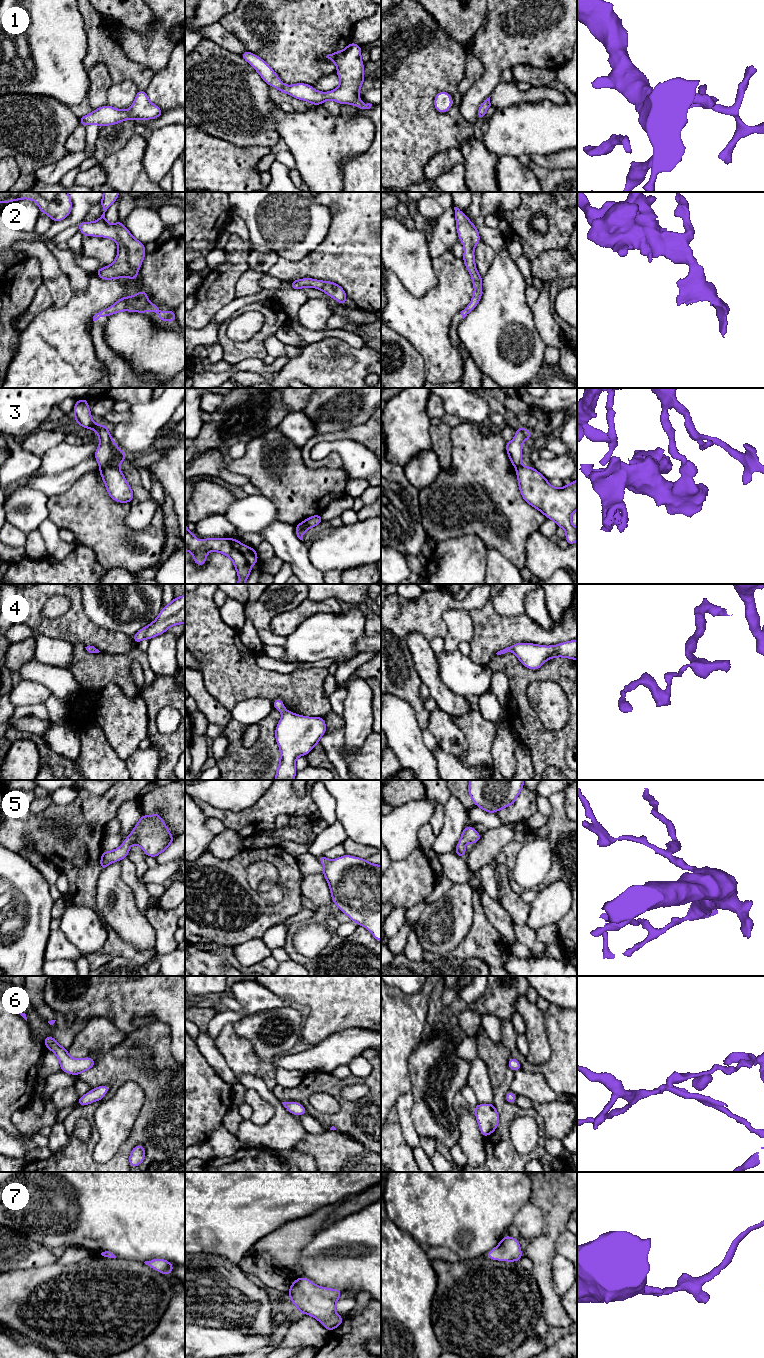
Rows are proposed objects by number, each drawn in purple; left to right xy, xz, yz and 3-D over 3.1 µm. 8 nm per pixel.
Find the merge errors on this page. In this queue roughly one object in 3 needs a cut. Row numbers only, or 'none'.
3

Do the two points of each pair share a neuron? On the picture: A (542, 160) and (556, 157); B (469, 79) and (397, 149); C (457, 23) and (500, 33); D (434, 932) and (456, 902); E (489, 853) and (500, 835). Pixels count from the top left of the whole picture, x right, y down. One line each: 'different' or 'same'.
A: same
B: different
C: different
D: same
E: same

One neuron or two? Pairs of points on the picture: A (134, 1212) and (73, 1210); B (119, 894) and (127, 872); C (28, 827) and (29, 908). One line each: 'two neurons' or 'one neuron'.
A: one neuron
B: two neurons
C: two neurons

